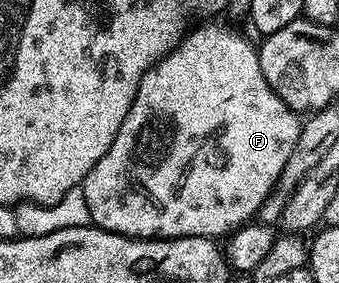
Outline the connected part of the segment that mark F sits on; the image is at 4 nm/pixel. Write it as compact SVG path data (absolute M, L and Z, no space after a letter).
M208 20L203 26L198 26L194 31L183 33L181 41L169 53L140 80L140 88L136 88L136 100L132 100L132 108L128 108L128 116L124 116L124 124L120 124L120 132L116 132L116 140L112 140L112 148L100 156L96 168L88 172L81 187L84 192L84 200L88 200L88 212L93 225L107 230L113 234L122 234L125 238L187 238L188 236L200 236L201 238L221 239L229 236L239 226L246 225L261 211L266 197L275 190L278 177L284 172L284 166L288 164L288 158L292 156L292 148L296 148L296 140L300 136L300 128L303 119L296 111L264 80L264 72L260 68L258 51L255 43L250 43L238 30L230 26L221 26L218 20Z

